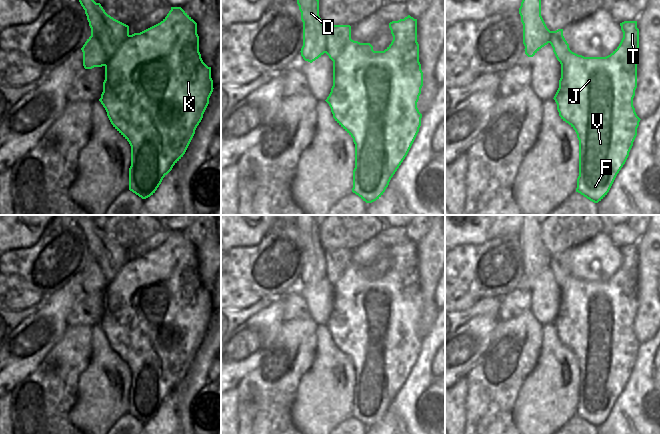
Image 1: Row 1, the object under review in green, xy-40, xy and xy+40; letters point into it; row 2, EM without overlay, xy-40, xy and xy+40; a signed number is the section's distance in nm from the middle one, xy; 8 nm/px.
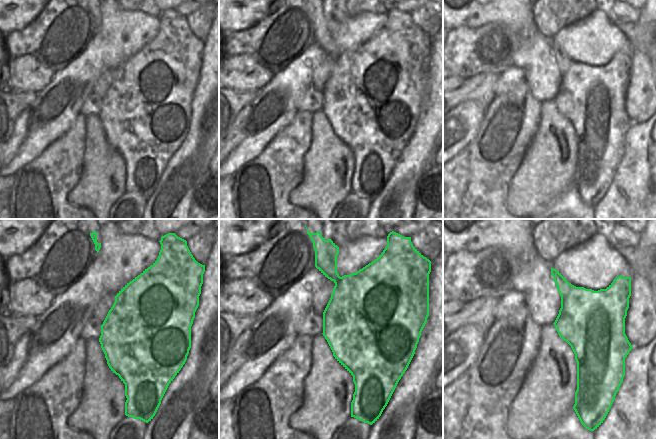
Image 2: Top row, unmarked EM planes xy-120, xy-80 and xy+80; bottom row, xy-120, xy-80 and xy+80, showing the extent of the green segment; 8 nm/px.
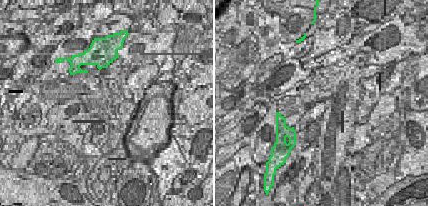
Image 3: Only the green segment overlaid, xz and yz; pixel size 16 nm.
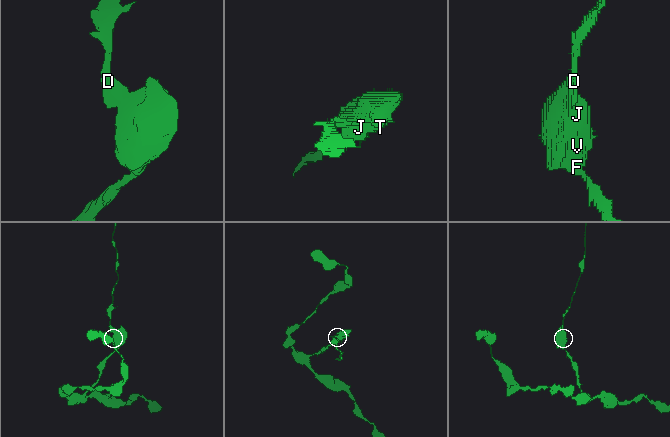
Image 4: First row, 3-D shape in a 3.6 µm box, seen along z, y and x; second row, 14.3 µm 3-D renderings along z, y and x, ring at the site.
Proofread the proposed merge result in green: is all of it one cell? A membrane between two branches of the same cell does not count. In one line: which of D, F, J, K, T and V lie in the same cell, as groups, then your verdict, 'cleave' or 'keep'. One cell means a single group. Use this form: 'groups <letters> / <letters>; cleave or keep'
groups D / F J K T V; cleave

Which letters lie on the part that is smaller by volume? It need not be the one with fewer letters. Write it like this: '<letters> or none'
D

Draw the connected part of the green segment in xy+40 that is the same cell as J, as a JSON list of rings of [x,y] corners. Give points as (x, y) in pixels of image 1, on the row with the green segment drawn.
[[[637,21],[620,23],[623,38],[619,46],[606,57],[584,57],[574,52],[563,54],[559,88],[554,96],[559,116],[576,132],[579,140],[579,176],[576,192],[598,203],[609,192],[617,174],[625,164],[637,136],[640,118],[635,112],[633,98],[637,88],[637,52],[639,29]]]

